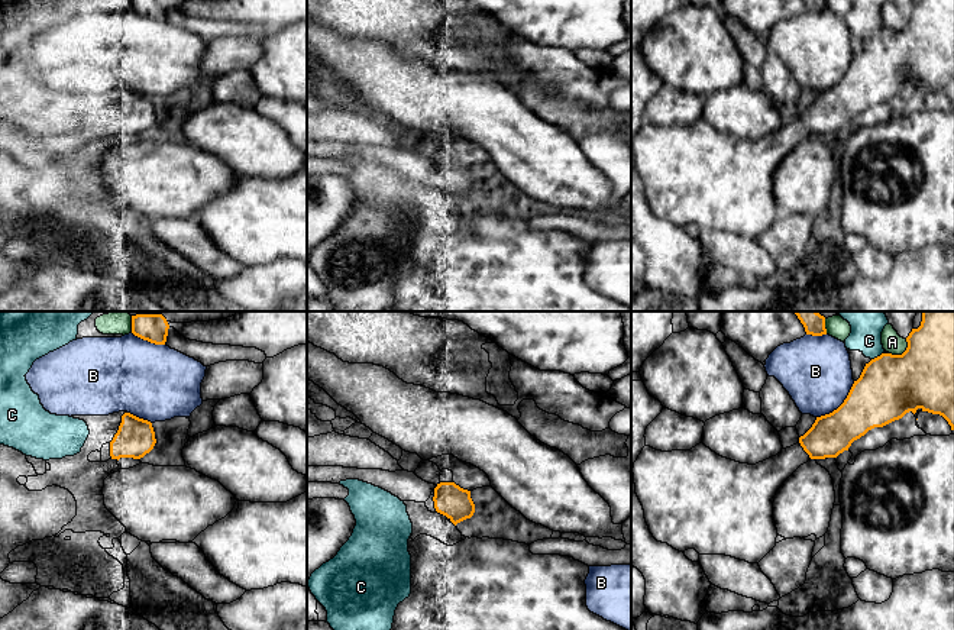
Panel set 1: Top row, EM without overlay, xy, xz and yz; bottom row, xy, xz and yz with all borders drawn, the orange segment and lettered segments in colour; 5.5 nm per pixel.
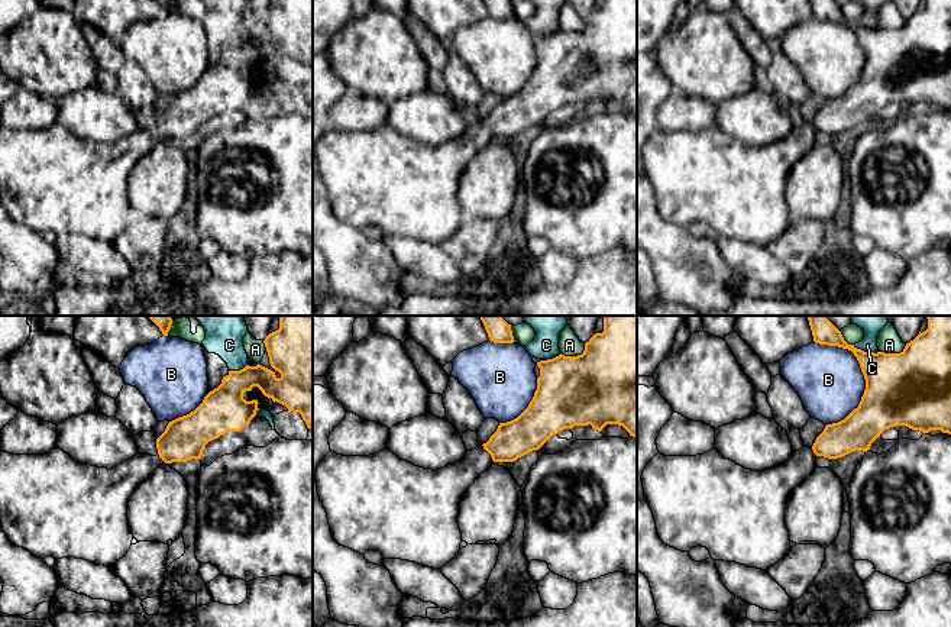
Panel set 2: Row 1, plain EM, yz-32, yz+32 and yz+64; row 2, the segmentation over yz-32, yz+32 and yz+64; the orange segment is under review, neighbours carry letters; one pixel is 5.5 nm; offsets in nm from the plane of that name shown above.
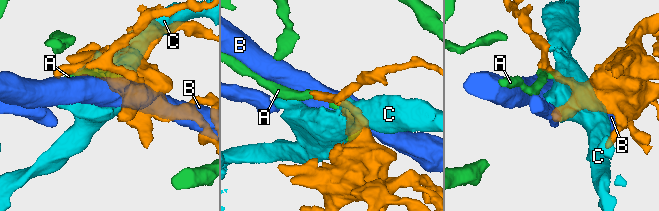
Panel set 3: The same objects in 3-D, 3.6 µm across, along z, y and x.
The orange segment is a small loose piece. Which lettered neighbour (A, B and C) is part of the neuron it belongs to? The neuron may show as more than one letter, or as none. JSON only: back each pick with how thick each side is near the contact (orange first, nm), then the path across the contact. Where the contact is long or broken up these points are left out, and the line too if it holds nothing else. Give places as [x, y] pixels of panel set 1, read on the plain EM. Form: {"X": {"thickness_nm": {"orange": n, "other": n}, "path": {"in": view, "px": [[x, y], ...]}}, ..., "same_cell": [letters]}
{"same_cell": []}

